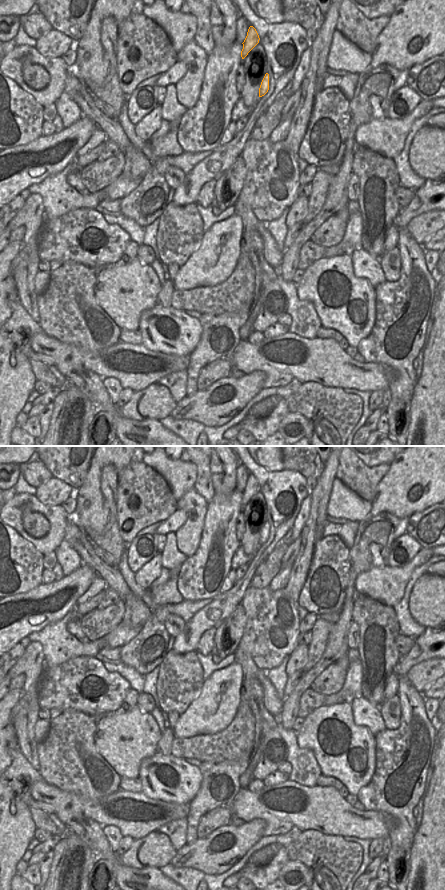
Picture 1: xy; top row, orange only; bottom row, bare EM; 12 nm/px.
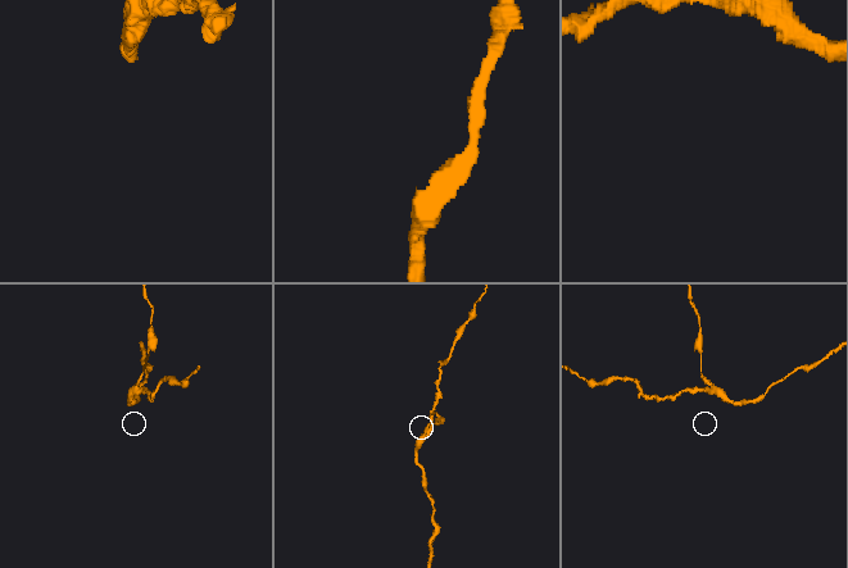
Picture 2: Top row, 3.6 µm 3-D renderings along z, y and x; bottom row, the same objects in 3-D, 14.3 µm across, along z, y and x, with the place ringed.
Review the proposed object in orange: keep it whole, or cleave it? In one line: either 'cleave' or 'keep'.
keep

